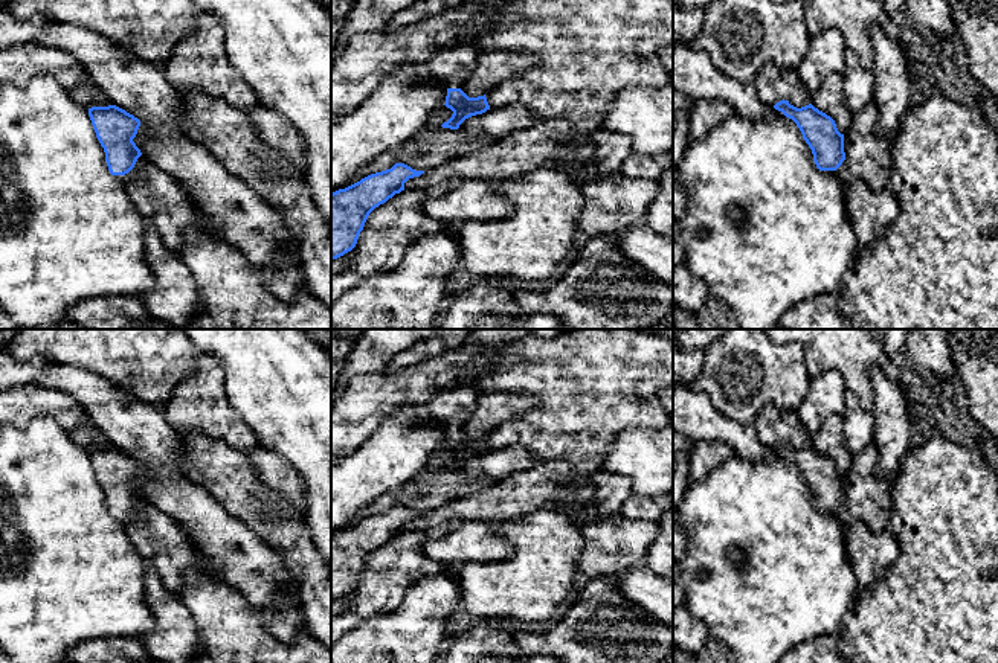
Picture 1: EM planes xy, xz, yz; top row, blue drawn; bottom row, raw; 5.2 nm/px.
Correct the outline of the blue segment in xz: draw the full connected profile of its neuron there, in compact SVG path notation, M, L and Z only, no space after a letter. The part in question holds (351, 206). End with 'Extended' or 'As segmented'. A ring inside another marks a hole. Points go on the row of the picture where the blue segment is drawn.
M395 163L391 169L371 174L360 181L339 189L331 194L331 261L351 251L359 239L360 232L369 213L386 203L395 194L404 191L404 183L409 178L420 177L424 171L415 171L404 163Z. As segmented

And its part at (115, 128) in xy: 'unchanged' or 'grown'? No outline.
grown

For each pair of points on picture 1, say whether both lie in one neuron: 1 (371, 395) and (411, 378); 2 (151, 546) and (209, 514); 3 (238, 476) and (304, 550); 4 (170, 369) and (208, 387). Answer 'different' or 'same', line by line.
1: same
2: different
3: same
4: different

